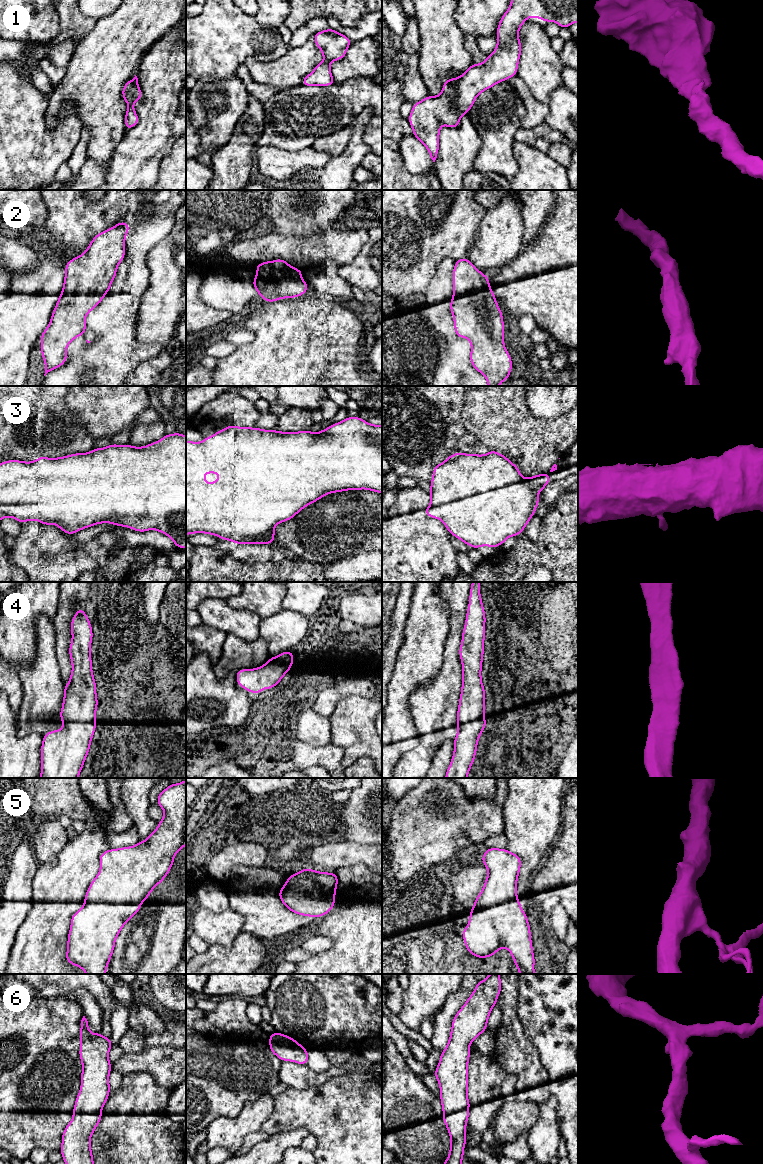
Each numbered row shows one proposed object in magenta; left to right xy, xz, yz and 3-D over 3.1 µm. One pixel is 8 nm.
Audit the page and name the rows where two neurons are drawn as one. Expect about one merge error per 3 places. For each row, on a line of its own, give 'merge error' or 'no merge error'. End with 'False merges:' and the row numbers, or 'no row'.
1: no merge error
2: no merge error
3: no merge error
4: no merge error
5: no merge error
6: no merge error
False merges: no row

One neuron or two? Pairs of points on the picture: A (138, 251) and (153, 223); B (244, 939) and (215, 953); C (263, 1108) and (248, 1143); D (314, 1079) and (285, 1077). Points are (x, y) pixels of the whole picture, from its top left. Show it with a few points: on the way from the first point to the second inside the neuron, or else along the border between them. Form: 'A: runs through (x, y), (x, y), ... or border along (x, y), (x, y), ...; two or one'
A: runs through (138, 244), (147, 230); one
B: runs through (237, 946), (230, 953), (222, 953); one
C: border along (260, 1129), (249, 1132), (244, 1137), (238, 1150); two
D: runs through (307, 1078), (292, 1077); one

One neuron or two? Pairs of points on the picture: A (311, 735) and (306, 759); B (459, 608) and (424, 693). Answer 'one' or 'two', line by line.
A: two
B: one

